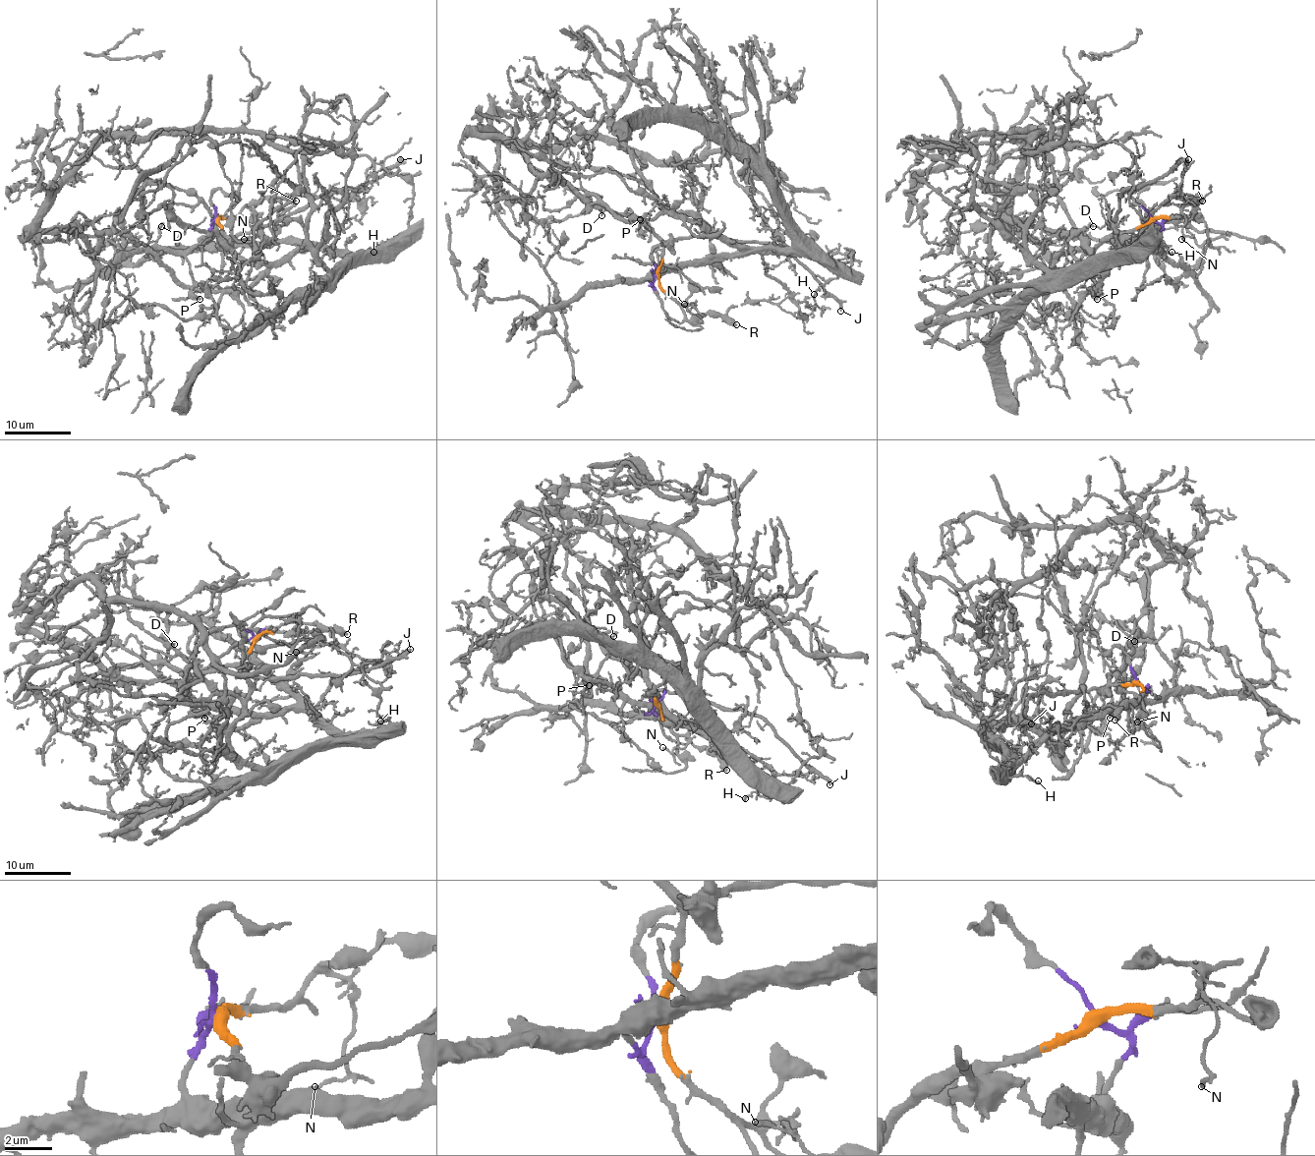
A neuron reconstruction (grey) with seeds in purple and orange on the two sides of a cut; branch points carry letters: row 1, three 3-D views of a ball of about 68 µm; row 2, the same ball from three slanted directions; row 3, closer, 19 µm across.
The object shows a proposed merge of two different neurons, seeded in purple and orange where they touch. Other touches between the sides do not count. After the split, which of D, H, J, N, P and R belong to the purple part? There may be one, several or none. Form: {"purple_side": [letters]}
{"purple_side": ["H"]}

